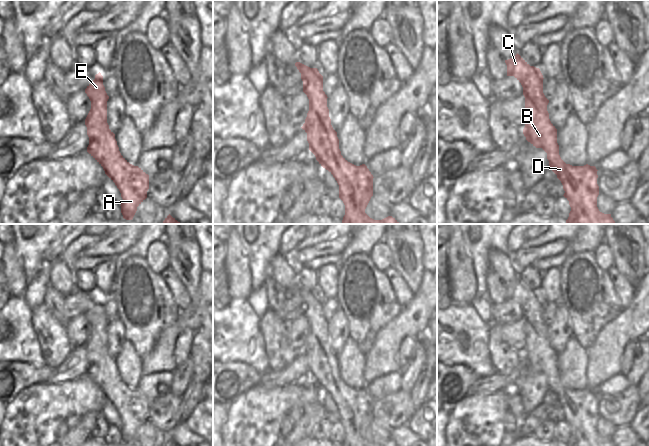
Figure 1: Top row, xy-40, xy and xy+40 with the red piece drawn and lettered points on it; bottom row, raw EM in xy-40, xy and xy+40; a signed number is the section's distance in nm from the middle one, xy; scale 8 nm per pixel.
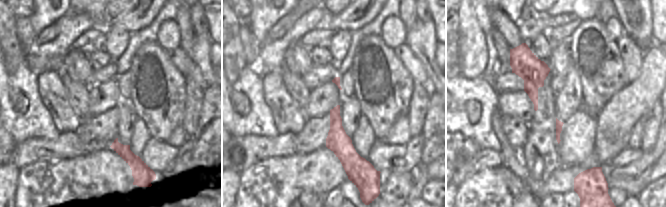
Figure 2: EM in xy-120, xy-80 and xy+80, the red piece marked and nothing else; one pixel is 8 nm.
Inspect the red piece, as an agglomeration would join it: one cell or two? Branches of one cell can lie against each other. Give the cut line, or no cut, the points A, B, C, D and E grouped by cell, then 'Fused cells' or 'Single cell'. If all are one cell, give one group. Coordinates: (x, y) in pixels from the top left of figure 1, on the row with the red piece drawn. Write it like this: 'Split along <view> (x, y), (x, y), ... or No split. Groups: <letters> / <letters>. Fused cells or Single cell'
No split. Groups: A B C D E. Single cell

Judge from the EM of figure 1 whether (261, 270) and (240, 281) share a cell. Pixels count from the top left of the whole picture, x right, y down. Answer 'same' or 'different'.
different

